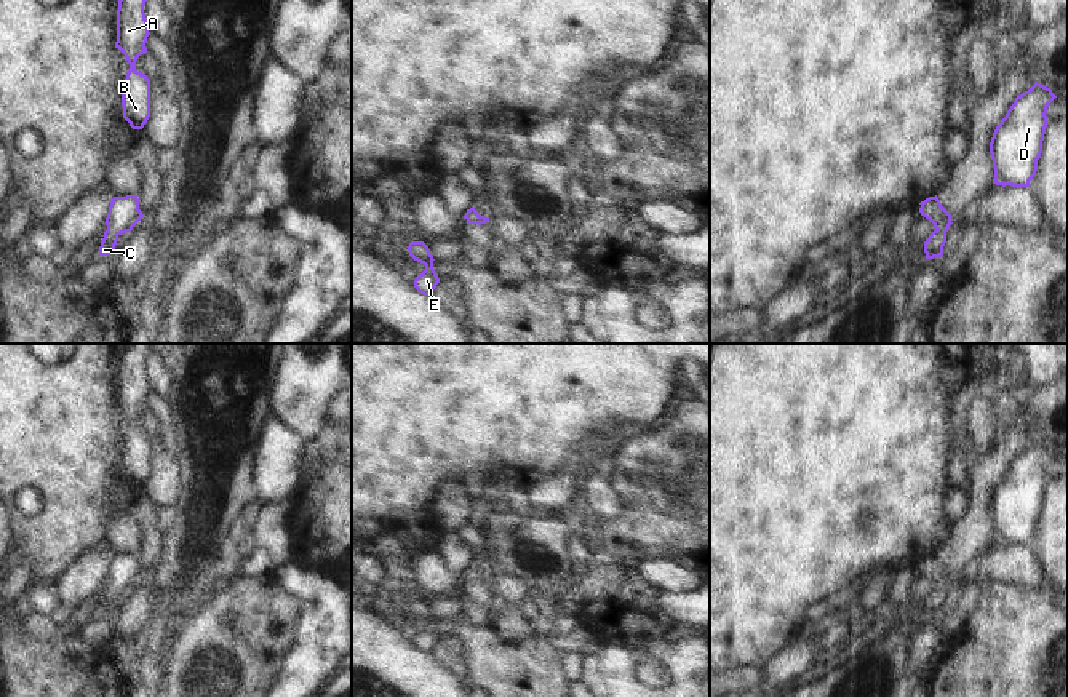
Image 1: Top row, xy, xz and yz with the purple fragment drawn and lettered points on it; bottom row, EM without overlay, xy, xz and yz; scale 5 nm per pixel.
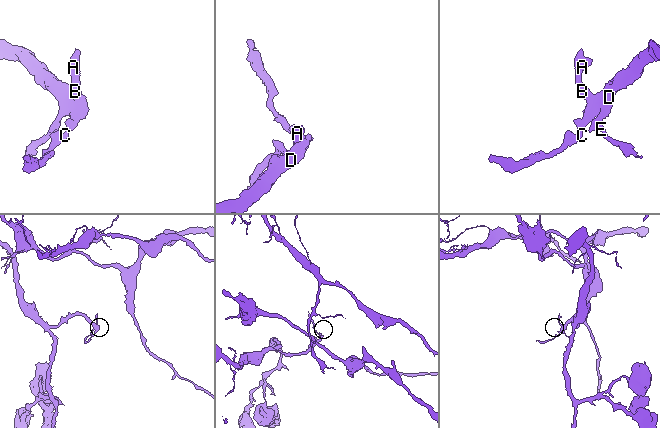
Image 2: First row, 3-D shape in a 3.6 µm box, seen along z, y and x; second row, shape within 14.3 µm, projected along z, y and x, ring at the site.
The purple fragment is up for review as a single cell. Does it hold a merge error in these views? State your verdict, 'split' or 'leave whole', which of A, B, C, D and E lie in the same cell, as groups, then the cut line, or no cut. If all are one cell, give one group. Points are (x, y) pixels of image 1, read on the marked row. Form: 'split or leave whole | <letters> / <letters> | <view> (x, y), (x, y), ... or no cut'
leave whole | A B C D E | no cut

